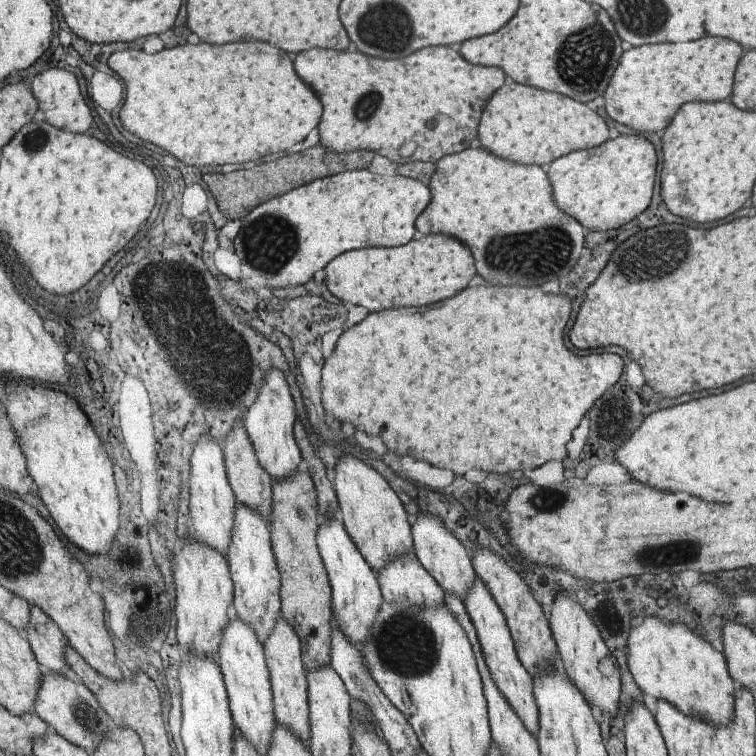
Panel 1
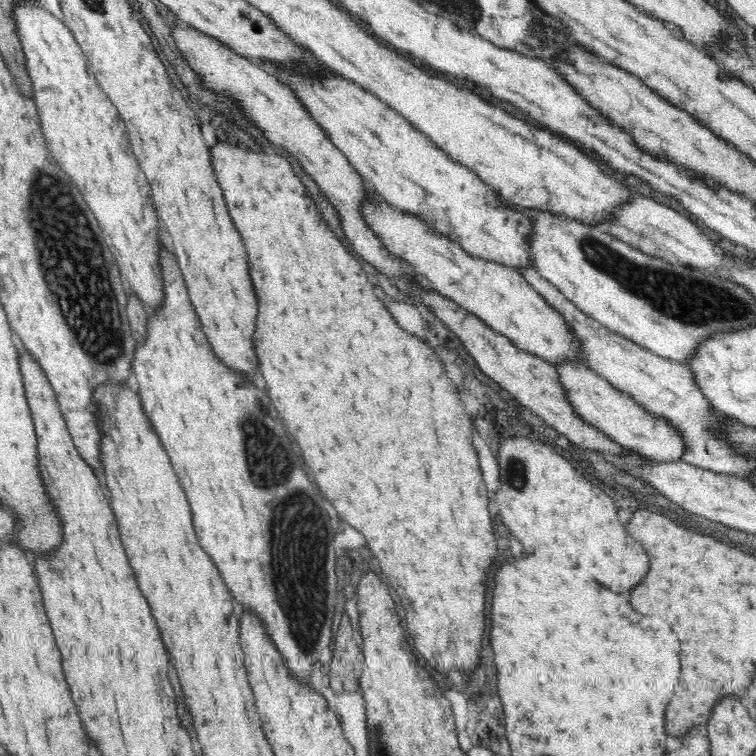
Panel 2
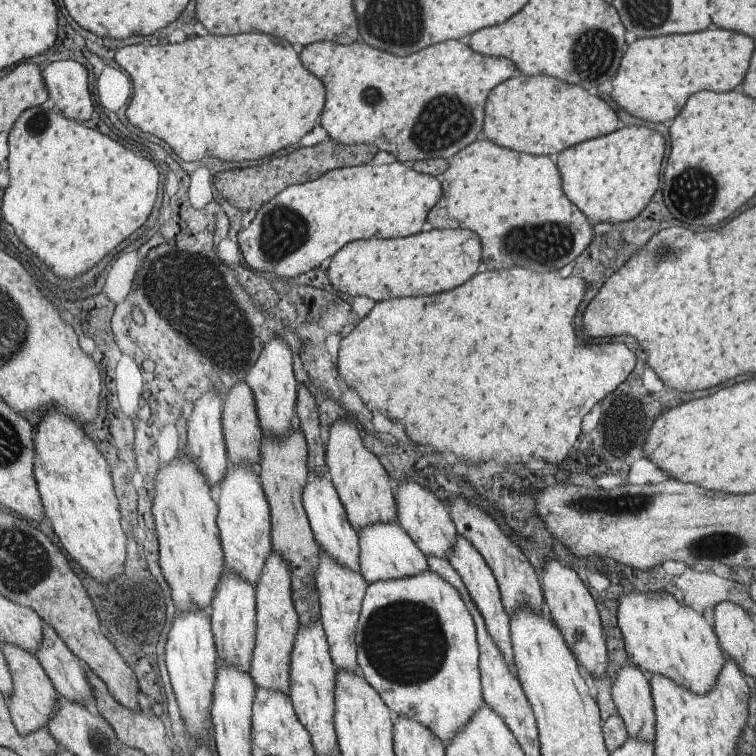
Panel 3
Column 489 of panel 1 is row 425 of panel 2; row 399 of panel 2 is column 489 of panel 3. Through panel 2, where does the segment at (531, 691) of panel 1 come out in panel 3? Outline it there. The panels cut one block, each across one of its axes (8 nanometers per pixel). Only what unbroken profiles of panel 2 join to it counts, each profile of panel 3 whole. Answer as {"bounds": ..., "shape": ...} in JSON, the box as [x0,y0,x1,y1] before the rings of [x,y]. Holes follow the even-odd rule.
{"bounds":[449,536,517,675],"shape":[[[458,536],[458,542],[454,544],[450,556],[449,563],[457,569],[461,579],[465,583],[465,587],[469,589],[470,596],[473,597],[474,604],[477,604],[478,610],[485,617],[486,628],[489,629],[490,636],[493,636],[494,642],[501,648],[502,654],[506,657],[510,670],[517,675],[516,664],[514,661],[512,629],[510,628],[510,618],[508,610],[505,608],[504,602],[501,600],[501,589],[497,583],[497,577],[494,576],[493,569],[482,558],[481,552],[464,536]]]}

